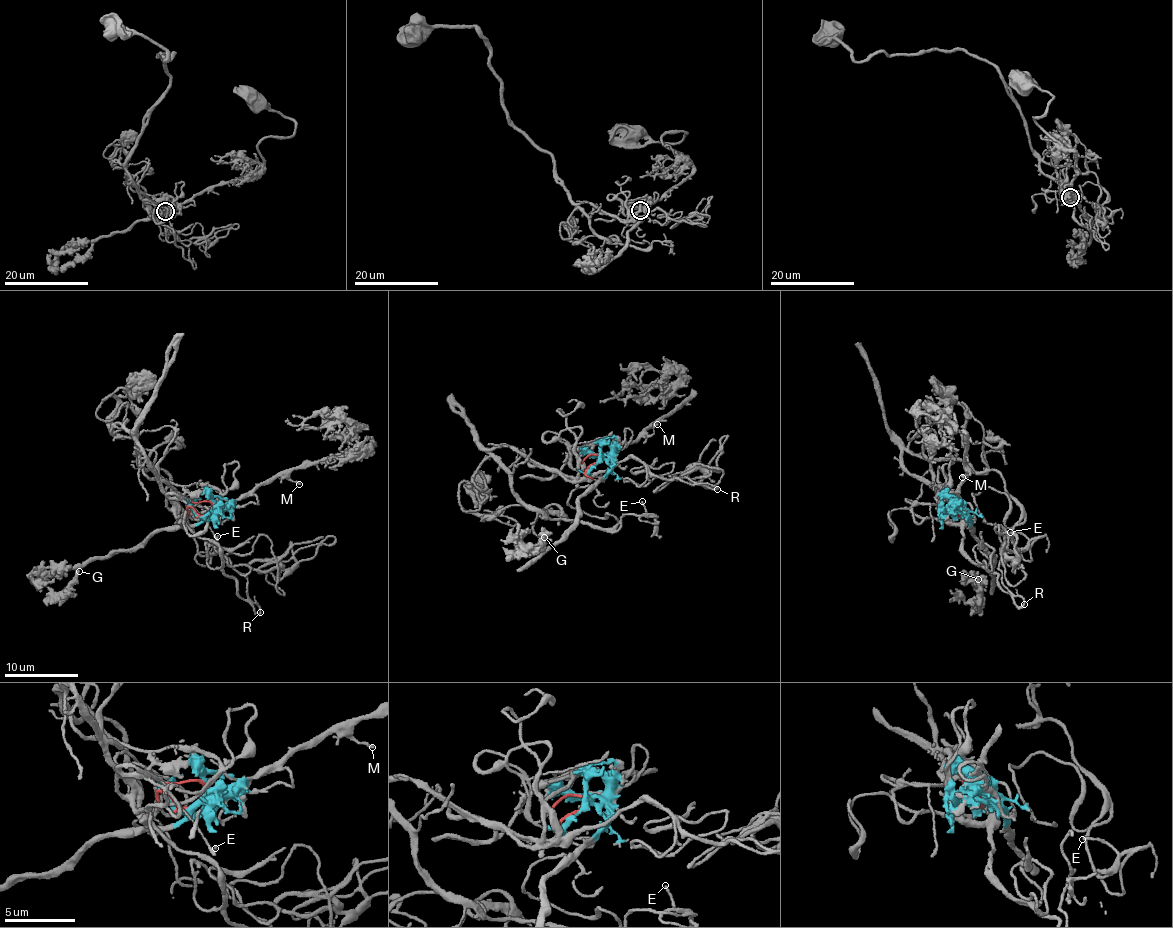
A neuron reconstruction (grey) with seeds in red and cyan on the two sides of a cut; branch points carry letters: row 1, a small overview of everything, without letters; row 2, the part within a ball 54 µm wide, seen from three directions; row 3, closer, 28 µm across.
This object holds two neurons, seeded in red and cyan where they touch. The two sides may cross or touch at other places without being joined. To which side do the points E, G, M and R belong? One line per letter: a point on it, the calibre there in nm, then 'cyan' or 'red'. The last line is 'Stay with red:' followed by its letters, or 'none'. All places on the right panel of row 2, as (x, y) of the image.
E: place (1010, 532); calibre 160 nm; red
G: place (978, 579); calibre 320 nm; cyan
M: place (962, 477); calibre 200 nm; cyan
R: place (1024, 604); calibre 180 nm; red
Stay with red: E, R

